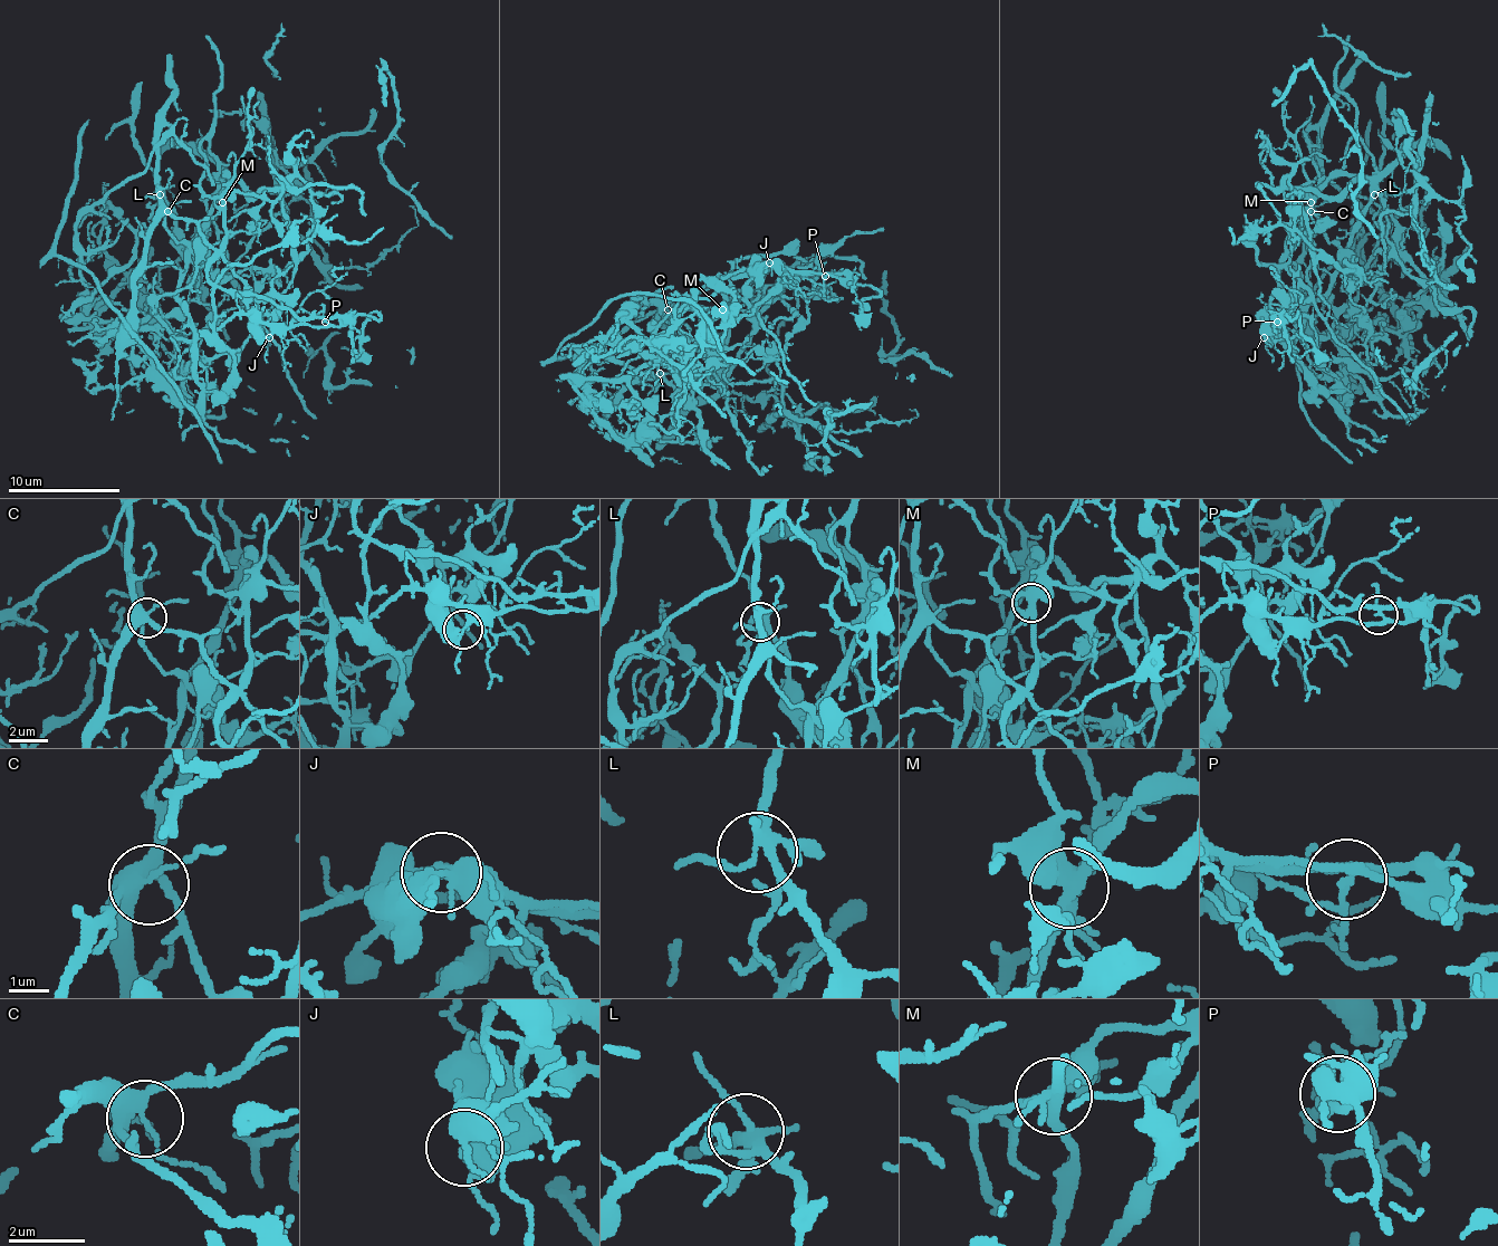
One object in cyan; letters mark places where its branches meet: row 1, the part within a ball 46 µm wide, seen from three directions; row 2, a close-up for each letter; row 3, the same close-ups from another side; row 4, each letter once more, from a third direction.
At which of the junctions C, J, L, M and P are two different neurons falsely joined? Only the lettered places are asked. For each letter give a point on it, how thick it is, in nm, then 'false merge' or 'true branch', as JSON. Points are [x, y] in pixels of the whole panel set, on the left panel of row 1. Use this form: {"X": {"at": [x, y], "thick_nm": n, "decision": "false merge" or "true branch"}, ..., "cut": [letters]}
{"C": {"at": [167, 211], "thick_nm": 360, "decision": "true branch"}, "J": {"at": [269, 337], "thick_nm": 320, "decision": "false merge"}, "L": {"at": [160, 194], "thick_nm": 260, "decision": "true branch"}, "M": {"at": [222, 202], "thick_nm": 400, "decision": "false merge"}, "P": {"at": [325, 322], "thick_nm": 200, "decision": "false merge"}, "cut": ["J", "M", "P"]}

